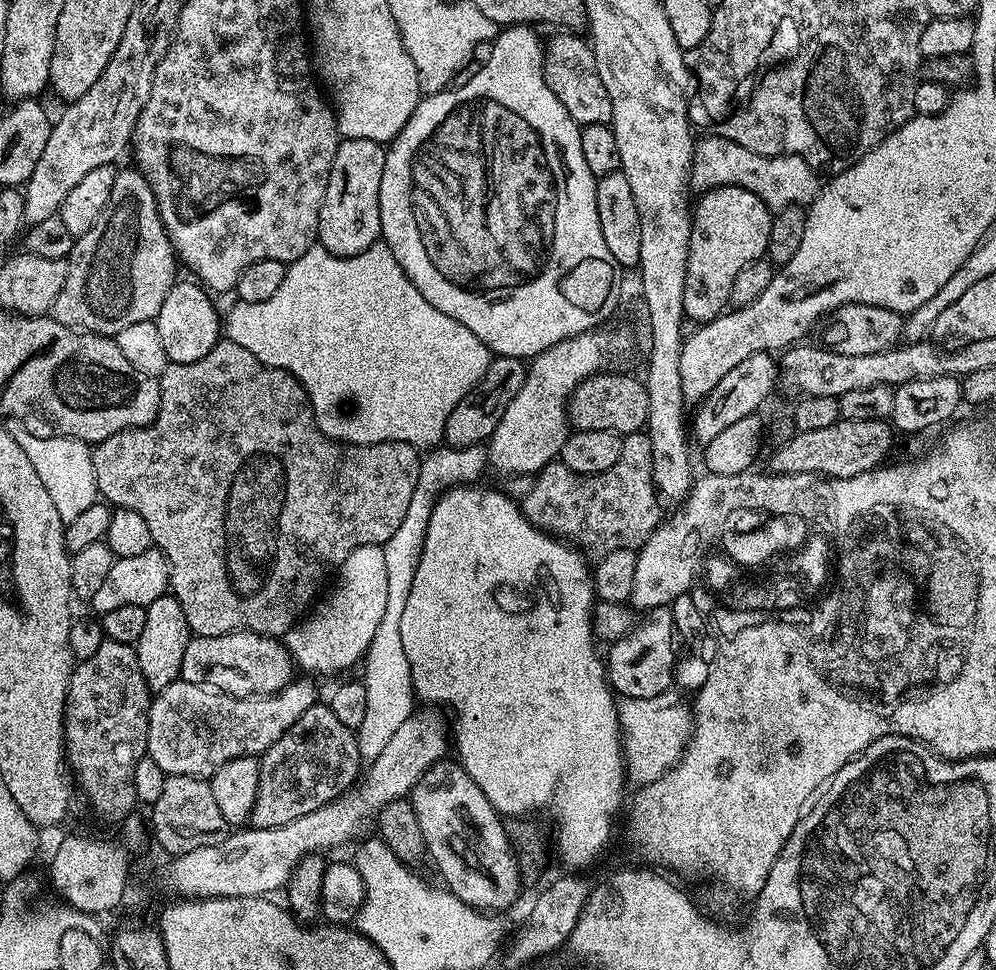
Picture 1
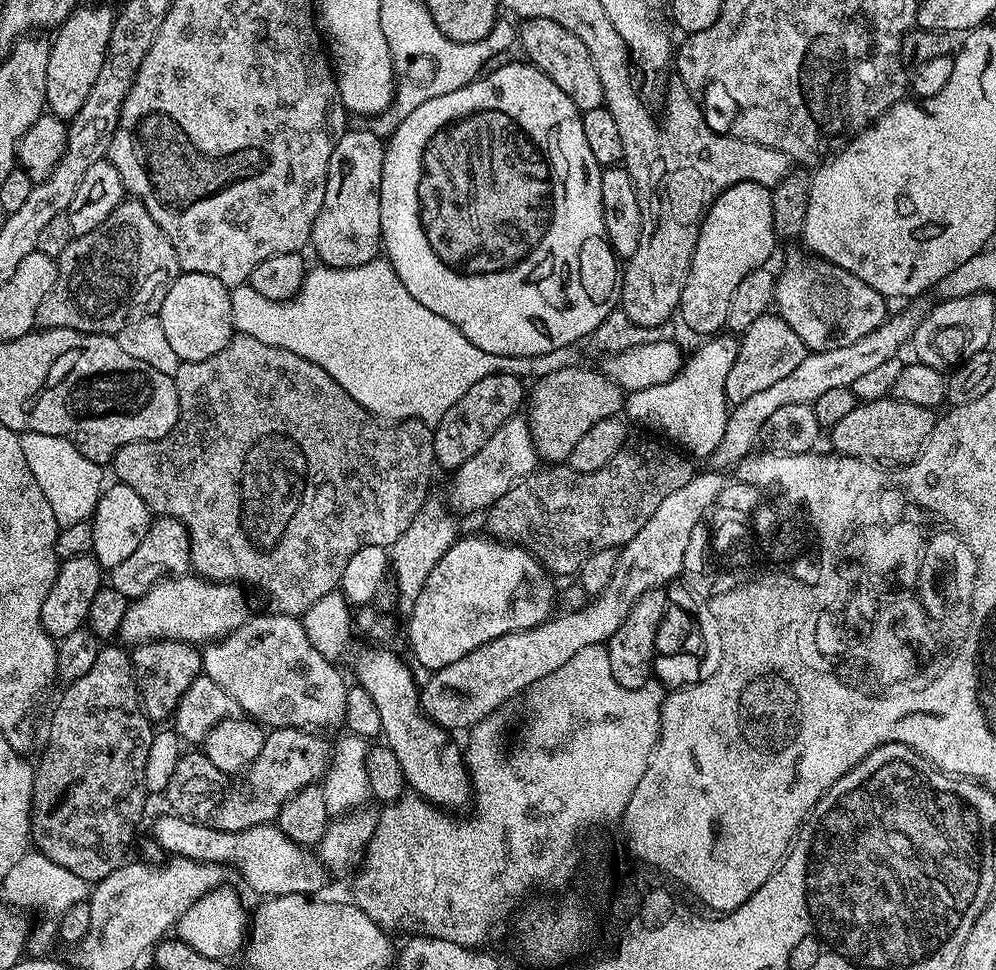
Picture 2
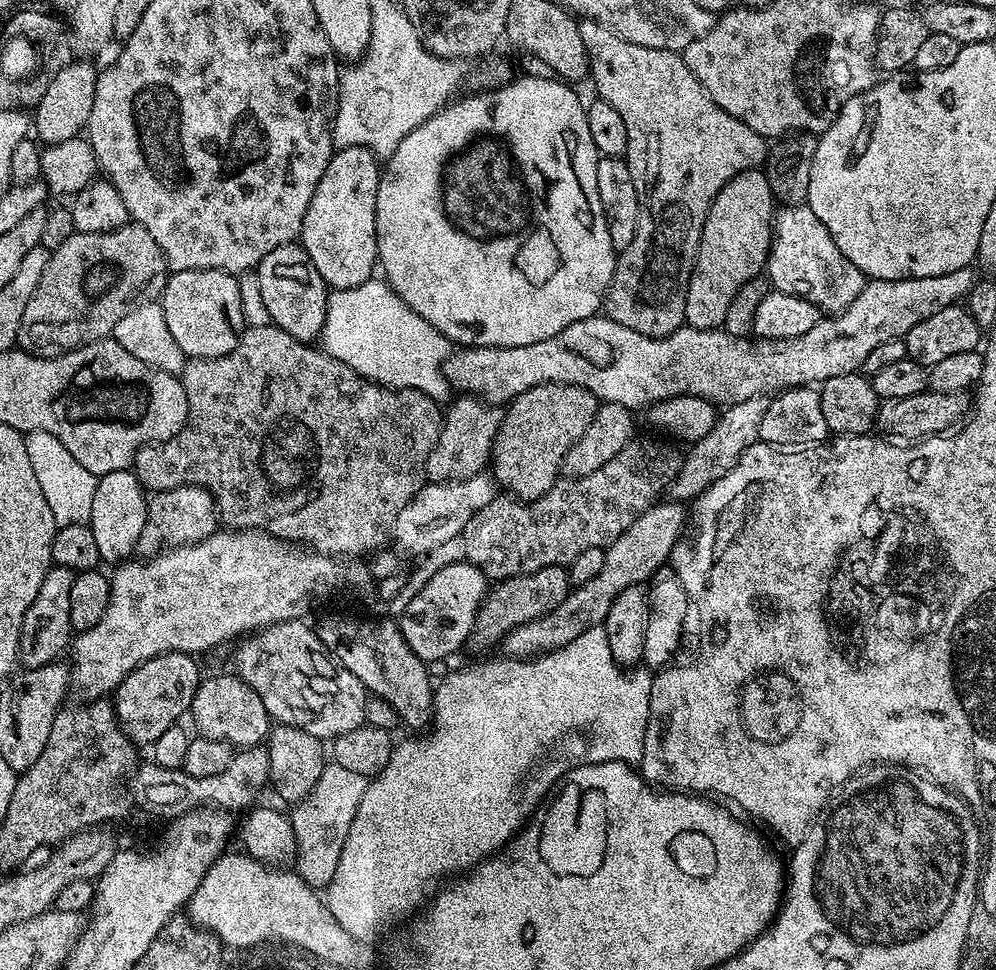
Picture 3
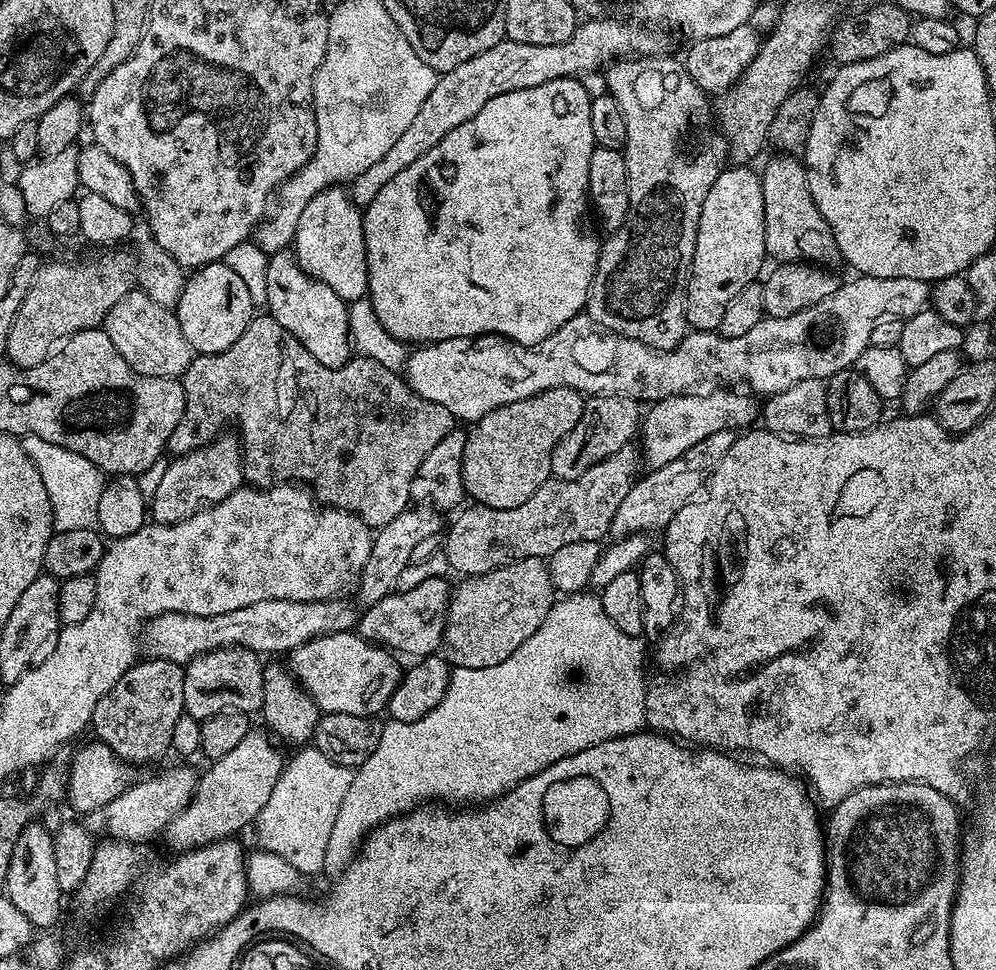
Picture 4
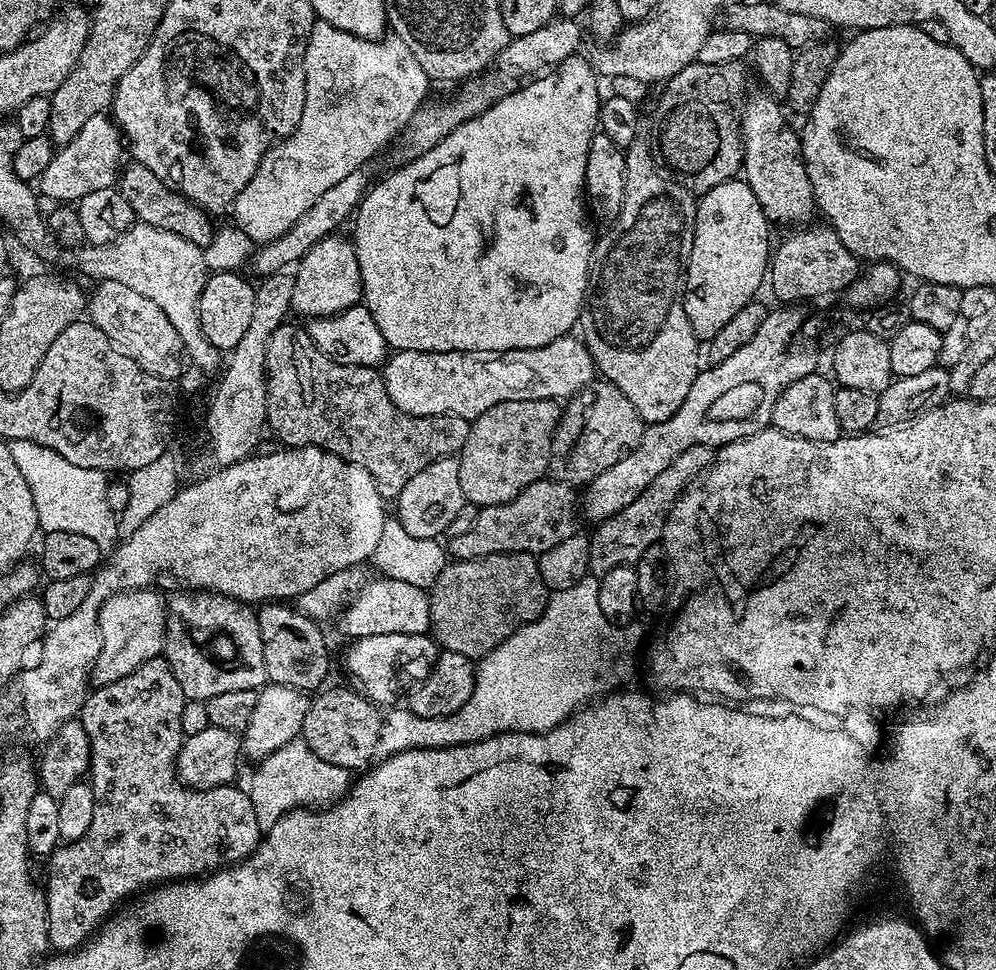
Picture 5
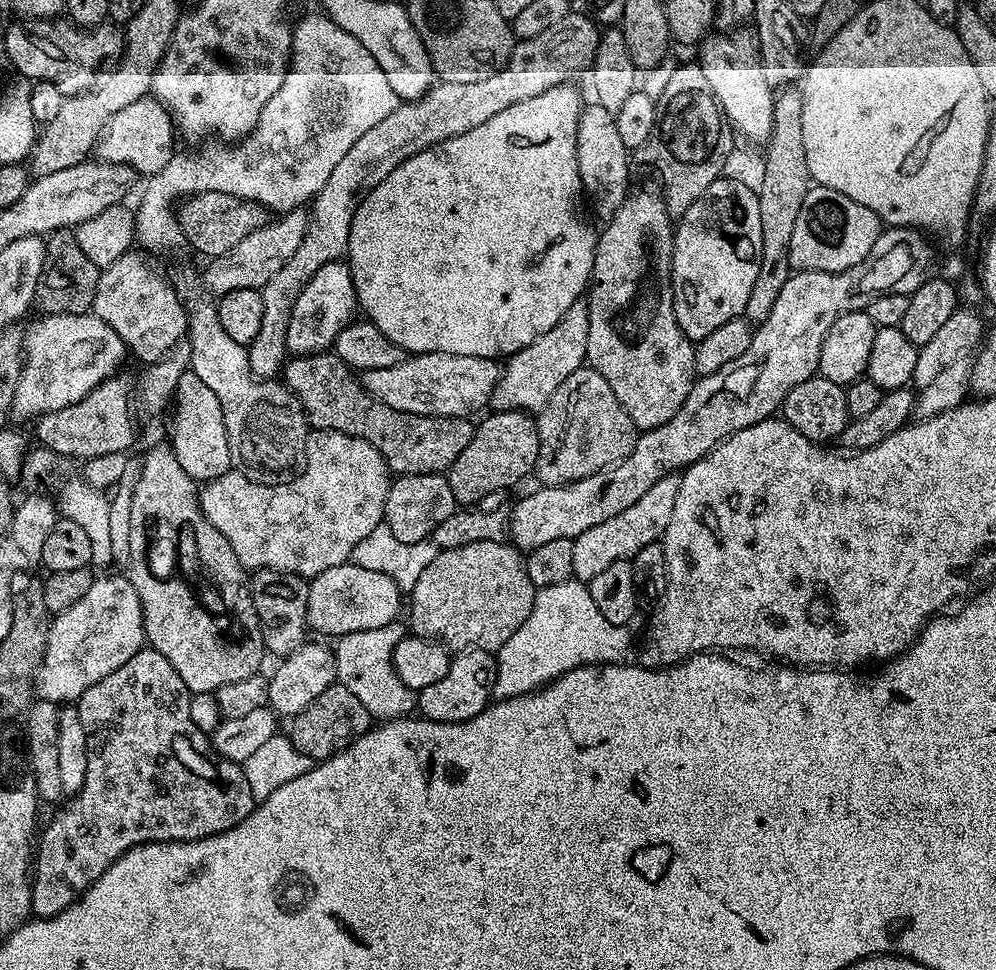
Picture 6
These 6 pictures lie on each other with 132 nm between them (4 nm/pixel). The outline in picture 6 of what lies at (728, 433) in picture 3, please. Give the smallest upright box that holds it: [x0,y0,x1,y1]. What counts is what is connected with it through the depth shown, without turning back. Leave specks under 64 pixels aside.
[572,474,679,582]

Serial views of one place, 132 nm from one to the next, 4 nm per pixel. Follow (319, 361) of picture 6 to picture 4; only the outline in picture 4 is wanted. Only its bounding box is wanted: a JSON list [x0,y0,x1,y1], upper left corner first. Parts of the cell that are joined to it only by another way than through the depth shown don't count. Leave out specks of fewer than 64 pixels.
[167,314,458,530]

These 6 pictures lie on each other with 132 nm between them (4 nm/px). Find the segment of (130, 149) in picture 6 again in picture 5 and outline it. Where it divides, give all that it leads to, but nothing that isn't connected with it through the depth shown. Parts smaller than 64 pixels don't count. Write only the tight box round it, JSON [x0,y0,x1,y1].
[38,112,126,202]

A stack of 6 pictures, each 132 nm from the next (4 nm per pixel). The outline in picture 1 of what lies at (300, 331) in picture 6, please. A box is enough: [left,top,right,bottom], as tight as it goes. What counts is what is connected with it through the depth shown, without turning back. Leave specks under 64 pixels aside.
[316,138,387,256]

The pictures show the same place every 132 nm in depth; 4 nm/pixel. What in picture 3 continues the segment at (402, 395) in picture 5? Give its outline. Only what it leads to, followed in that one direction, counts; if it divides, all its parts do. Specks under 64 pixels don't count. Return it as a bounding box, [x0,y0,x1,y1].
[443,266,978,410]

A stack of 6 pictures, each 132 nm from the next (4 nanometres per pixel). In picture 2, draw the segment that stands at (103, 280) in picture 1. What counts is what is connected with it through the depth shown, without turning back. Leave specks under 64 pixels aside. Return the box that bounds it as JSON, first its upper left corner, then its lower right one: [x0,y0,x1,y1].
[36,198,180,334]

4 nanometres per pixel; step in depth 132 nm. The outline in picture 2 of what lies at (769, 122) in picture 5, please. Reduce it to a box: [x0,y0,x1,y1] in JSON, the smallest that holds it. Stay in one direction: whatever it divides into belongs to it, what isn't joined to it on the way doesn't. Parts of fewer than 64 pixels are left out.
[774,251,890,352]

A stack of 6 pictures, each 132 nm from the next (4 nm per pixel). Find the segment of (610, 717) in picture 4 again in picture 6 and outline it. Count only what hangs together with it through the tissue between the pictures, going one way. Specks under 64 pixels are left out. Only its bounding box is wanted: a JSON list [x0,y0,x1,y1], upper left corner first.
[492,578,632,700]

